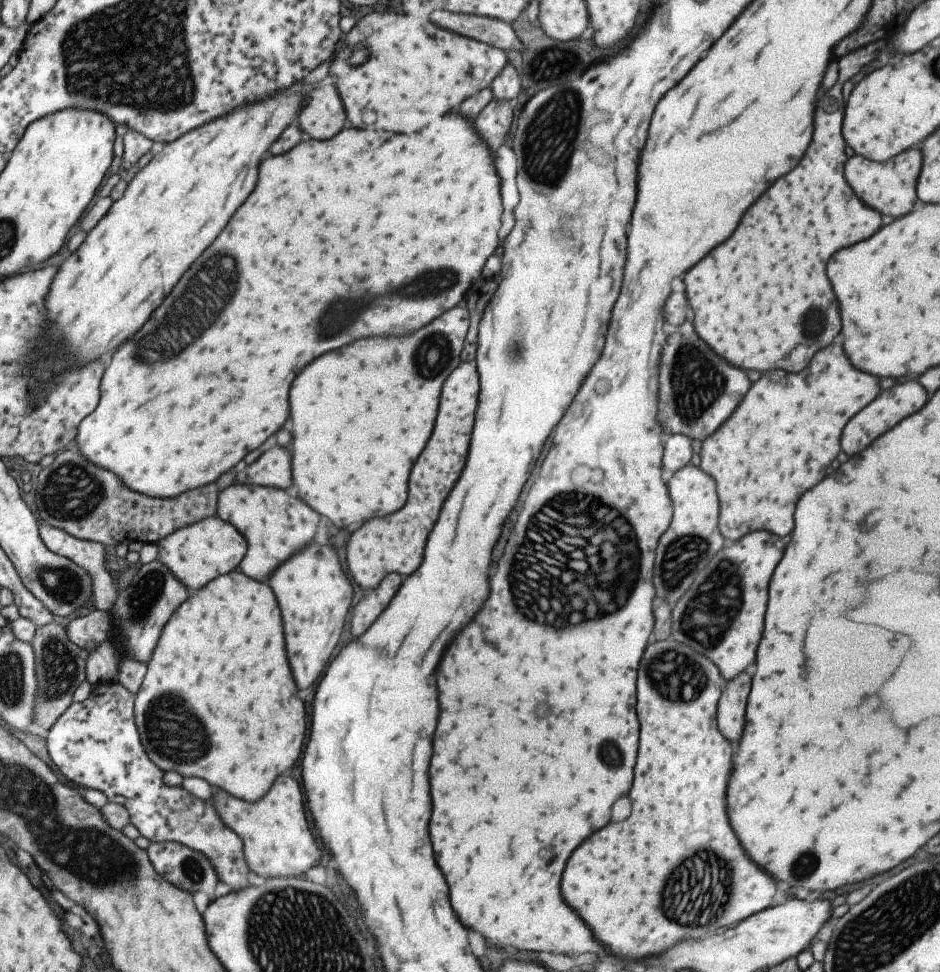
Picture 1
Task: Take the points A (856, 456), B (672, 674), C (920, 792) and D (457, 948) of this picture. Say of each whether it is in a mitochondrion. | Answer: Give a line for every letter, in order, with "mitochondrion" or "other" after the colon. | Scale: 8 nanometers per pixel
A: other
B: mitochondrion
C: other
D: other

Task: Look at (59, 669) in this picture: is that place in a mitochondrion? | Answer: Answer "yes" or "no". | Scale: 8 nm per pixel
yes

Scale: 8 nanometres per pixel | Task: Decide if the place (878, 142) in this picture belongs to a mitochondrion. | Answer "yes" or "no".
no

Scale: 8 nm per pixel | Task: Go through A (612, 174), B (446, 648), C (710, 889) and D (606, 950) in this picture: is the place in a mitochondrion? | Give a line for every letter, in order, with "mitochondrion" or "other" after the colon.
A: other
B: other
C: mitochondrion
D: other

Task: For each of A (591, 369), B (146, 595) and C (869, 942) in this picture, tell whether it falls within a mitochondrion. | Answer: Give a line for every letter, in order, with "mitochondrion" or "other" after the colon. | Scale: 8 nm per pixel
A: other
B: mitochondrion
C: mitochondrion

